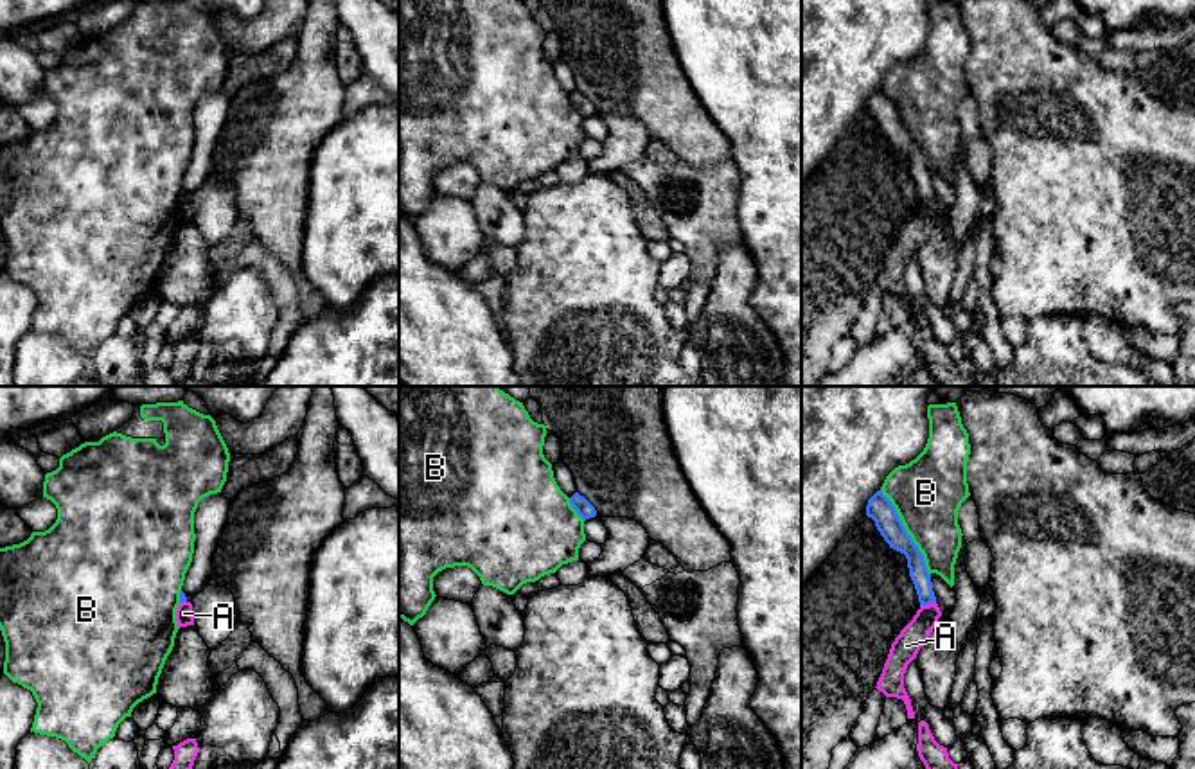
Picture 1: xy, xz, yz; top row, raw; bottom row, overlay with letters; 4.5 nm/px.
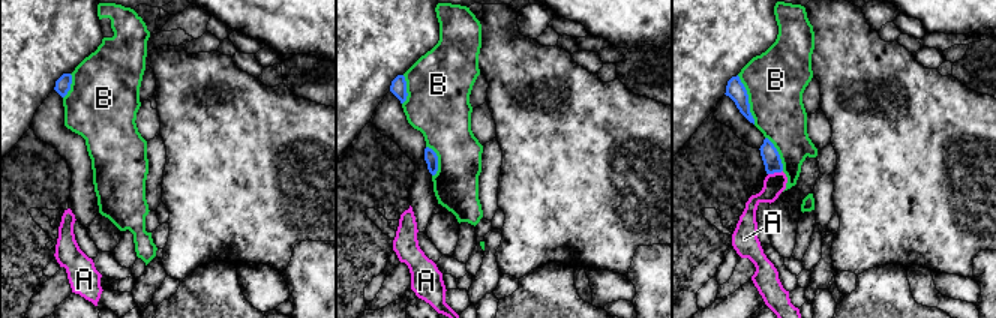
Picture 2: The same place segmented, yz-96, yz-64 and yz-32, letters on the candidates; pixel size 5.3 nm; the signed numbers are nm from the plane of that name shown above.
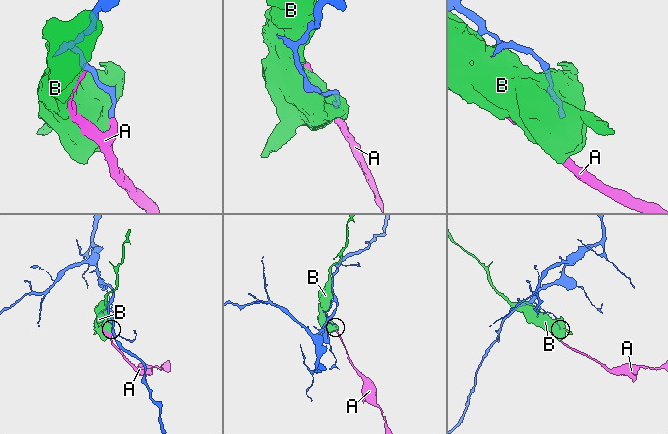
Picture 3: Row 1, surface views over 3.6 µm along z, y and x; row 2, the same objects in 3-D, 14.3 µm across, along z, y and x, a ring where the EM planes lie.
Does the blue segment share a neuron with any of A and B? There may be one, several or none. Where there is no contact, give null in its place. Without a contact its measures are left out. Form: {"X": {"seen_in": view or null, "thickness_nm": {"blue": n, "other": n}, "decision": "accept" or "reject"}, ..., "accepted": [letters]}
{"A": {"seen_in": "yz", "thickness_nm": {"blue": 90, "other": 120}, "decision": "reject"}, "B": {"seen_in": "yz", "thickness_nm": {"blue": 110, "other": 320}, "decision": "reject"}, "accepted": []}

